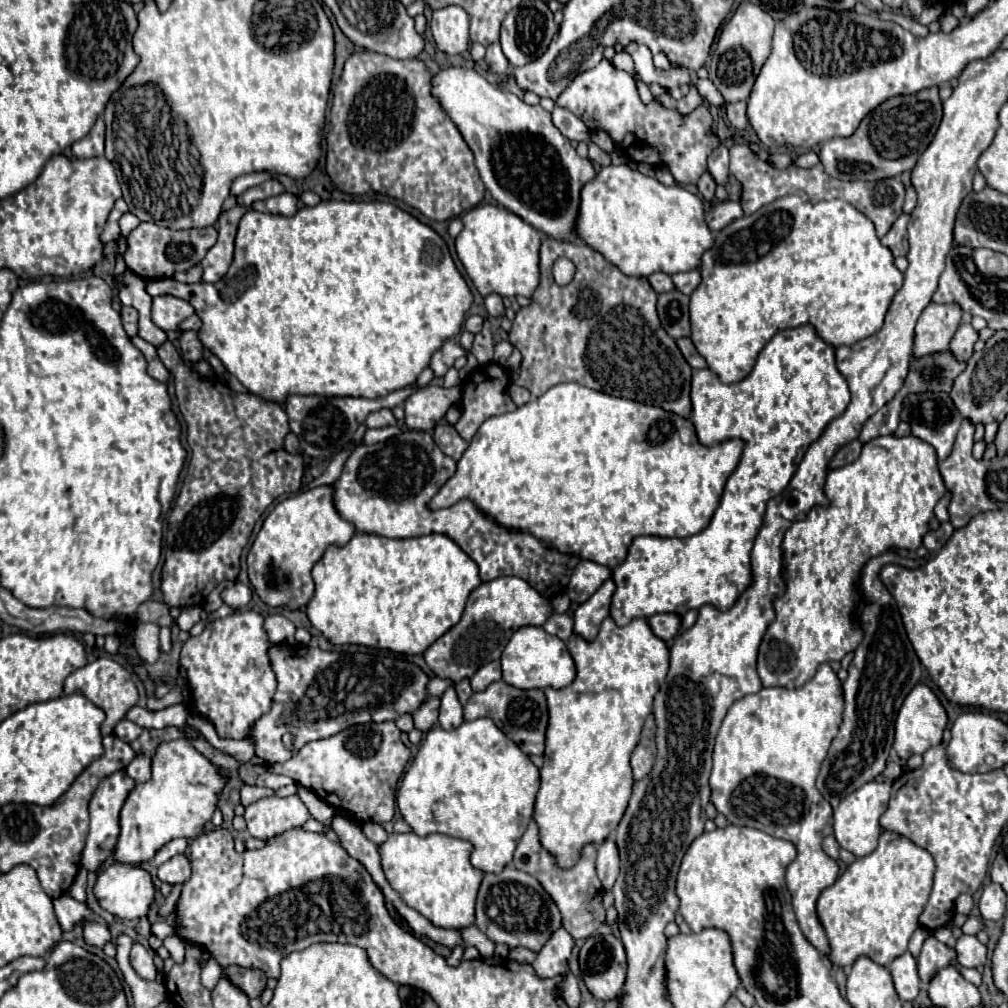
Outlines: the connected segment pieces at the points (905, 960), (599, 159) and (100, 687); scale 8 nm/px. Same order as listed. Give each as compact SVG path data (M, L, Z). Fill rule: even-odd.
M909 952L897 956L889 964L889 972L893 976L895 990L897 990L899 998L901 1000L915 1000L915 996L919 994L919 976L917 976L915 958Z
M589 142L589 160L597 166L609 166L611 164L611 154L601 150L597 144Z
M101 656L97 658L95 662L75 670L67 680L65 680L65 692L63 694L73 694L73 692L81 692L85 694L95 706L99 706L107 718L105 722L101 724L101 734L103 736L109 736L115 728L115 724L119 720L125 718L127 710L131 706L137 704L137 698L139 698L139 692L137 692L137 684L135 684L135 678L133 678L133 672L129 672L129 668L125 668L121 662L117 662L115 658L111 656Z

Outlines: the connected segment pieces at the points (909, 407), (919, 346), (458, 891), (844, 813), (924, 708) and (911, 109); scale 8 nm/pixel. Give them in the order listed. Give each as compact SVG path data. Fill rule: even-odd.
M923 392L923 394L909 396L905 400L905 408L901 412L901 420L911 424L911 434L913 436L925 440L927 444L931 444L937 450L937 458L939 460L945 460L951 454L951 450L953 450L955 436L959 432L959 426L961 426L963 418L959 414L959 410L955 408L955 404L953 404L949 394L945 394L945 392L941 392L941 394Z
M931 302L917 320L913 354L925 356L947 350L953 334L957 332L957 326L961 324L961 314L963 310L959 304Z
M393 832L387 842L379 846L383 872L405 904L421 912L435 926L451 930L461 930L475 922L475 898L483 880L483 870L471 864L471 852L473 846L465 840L445 834L417 836L415 832Z
M867 782L863 788L855 790L853 794L849 794L847 798L841 800L841 804L835 808L835 824L833 824L835 826L835 838L837 838L841 848L849 850L857 858L867 856L877 848L877 840L881 834L879 818L887 810L889 792L891 792L891 786L887 782L883 782L883 784Z
M917 684L905 698L899 714L897 714L897 720L895 720L895 742L893 742L893 748L897 750L899 758L909 758L913 754L923 754L927 748L935 746L941 742L941 736L943 736L943 730L947 726L947 714L945 714L945 708L941 706L937 694L925 686L925 684Z
M925 88L913 96L895 96L871 110L849 138L831 138L821 144L819 158L829 176L839 180L881 180L911 170L931 144L943 106L939 88Z

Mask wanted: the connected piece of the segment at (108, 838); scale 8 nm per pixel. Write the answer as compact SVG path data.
M119 770L119 772L107 776L105 780L99 782L99 788L95 790L93 800L89 804L91 828L89 828L89 836L87 836L83 858L81 858L81 866L87 872L97 872L103 866L103 862L113 854L115 844L117 844L117 838L119 838L119 830L121 830L119 828L119 812L121 812L121 806L123 806L127 794L133 790L133 786L135 786L135 780L129 778L125 774L125 770Z

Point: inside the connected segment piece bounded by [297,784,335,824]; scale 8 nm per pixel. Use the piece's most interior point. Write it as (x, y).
(321, 810)

